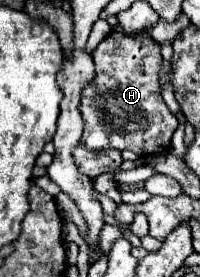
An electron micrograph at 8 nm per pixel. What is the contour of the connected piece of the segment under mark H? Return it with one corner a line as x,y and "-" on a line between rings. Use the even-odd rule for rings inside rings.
111,31
93,51
93,61
95,79
83,89
79,105
85,123
81,145
93,151
129,149
139,157
171,151
171,137
179,121
161,97
161,45
147,33
127,37
121,31

